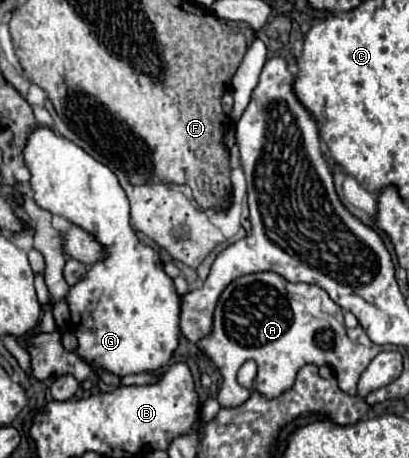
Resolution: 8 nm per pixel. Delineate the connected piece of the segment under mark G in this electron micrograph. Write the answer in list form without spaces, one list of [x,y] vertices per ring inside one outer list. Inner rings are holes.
[[[38,127],[26,147],[24,147],[26,165],[32,173],[32,187],[34,187],[34,201],[40,209],[46,209],[54,215],[76,223],[90,235],[94,235],[104,249],[104,259],[94,263],[82,279],[70,287],[66,295],[66,303],[70,307],[70,325],[78,339],[76,355],[86,361],[92,369],[110,371],[118,377],[136,375],[136,373],[154,373],[168,365],[172,353],[180,345],[180,305],[182,299],[176,293],[172,277],[166,275],[162,267],[162,259],[158,251],[144,245],[134,227],[130,225],[130,207],[124,189],[118,183],[118,177],[94,157],[90,157],[84,149],[74,145],[72,141],[56,135],[48,127]]]

